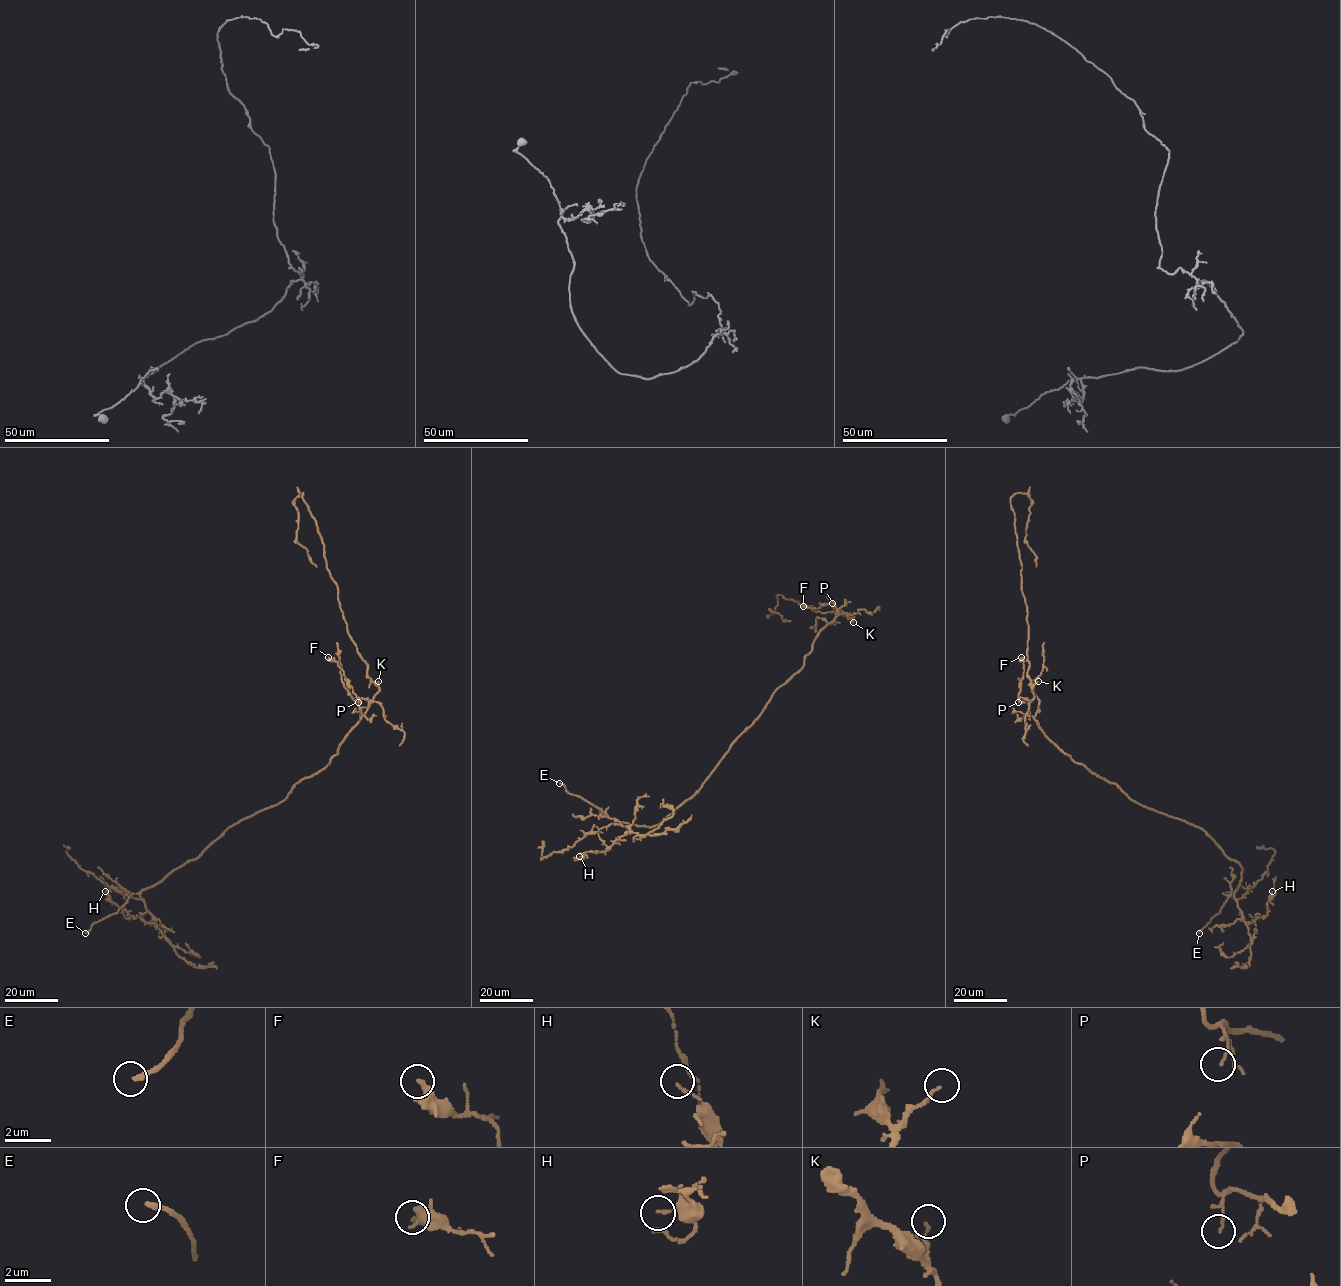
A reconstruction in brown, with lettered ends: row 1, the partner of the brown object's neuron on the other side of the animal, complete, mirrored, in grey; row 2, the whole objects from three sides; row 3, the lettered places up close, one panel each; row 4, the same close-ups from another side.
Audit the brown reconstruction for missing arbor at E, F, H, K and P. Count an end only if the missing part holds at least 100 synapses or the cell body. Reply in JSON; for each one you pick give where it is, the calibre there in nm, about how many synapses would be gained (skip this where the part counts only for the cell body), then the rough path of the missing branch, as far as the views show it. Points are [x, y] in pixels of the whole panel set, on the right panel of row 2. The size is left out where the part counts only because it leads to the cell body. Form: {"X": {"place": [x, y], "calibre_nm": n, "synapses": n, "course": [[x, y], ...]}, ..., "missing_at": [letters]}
{"E": {"place": [1199, 933], "calibre_nm": 240, "course": [[1199, 933], [1179, 944], [1160, 963], [1159, 958], [1163, 957]]}, "missing_at": ["E"]}

